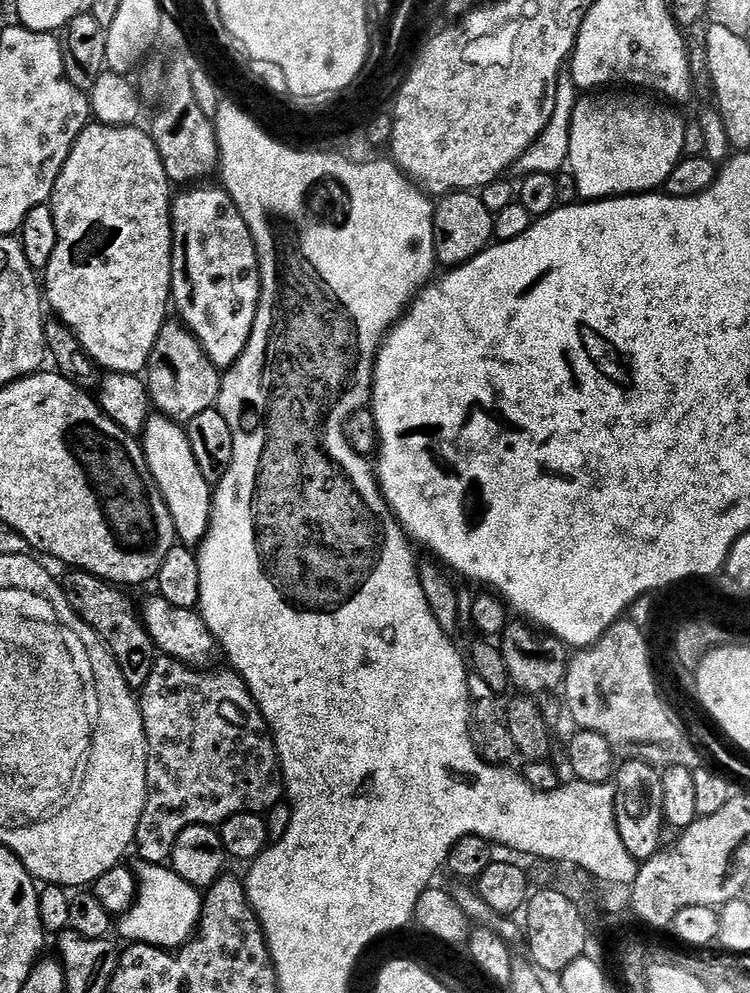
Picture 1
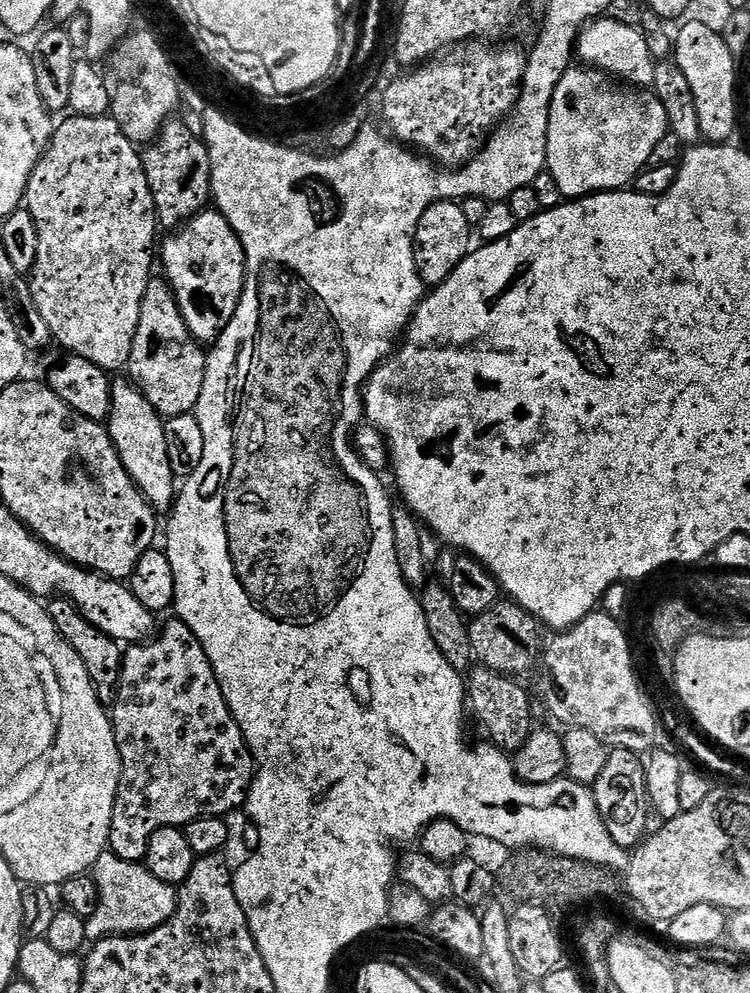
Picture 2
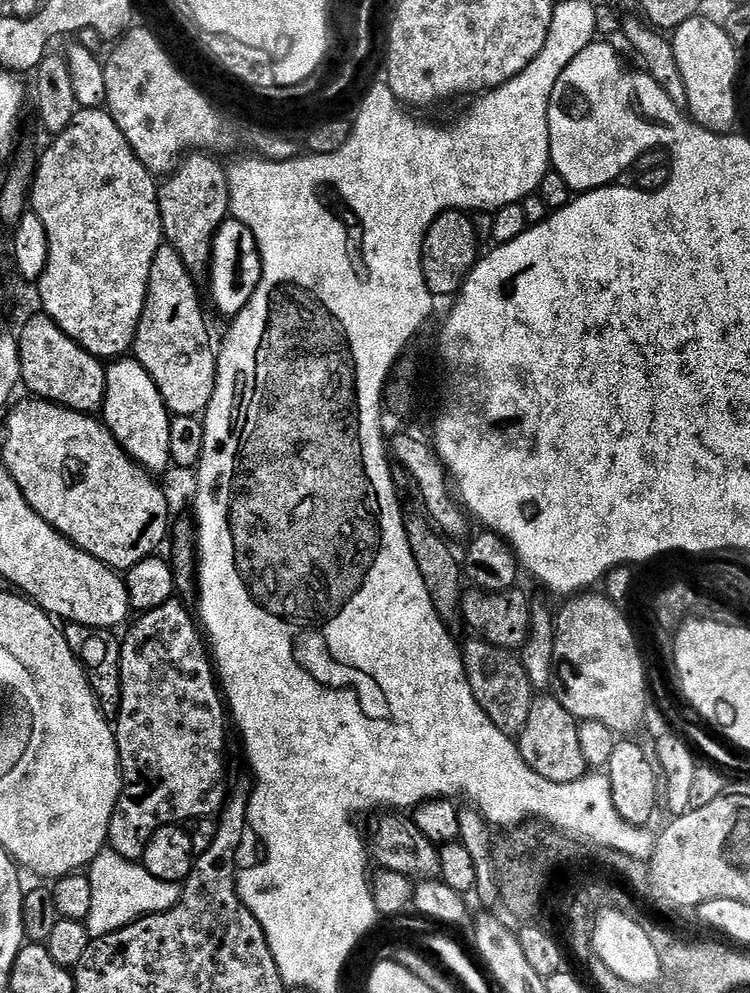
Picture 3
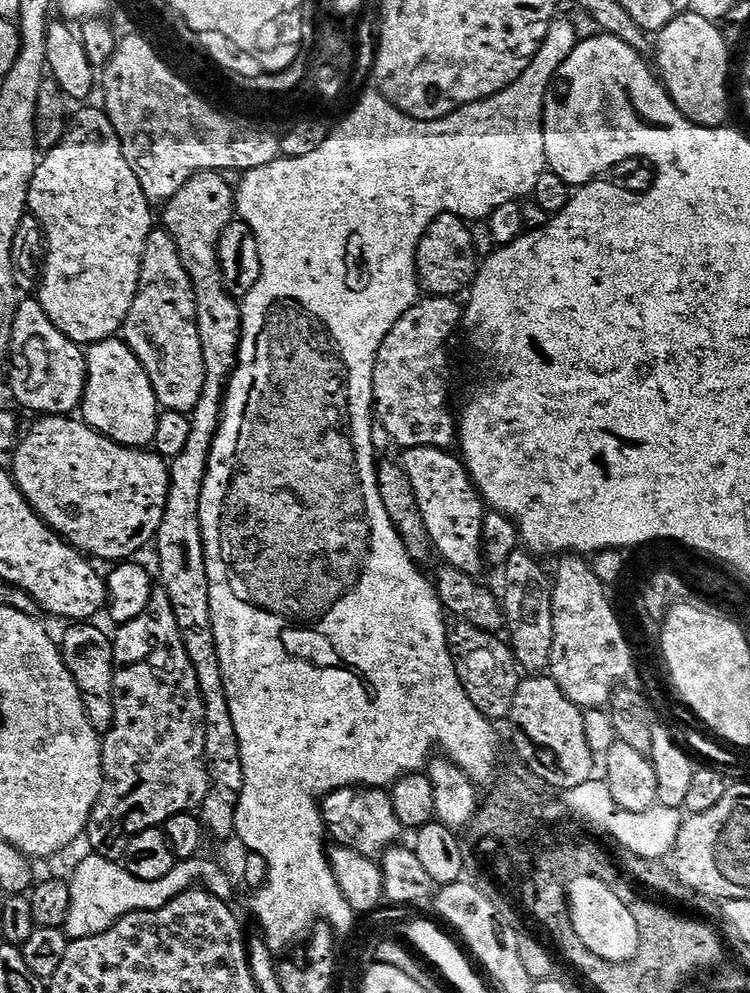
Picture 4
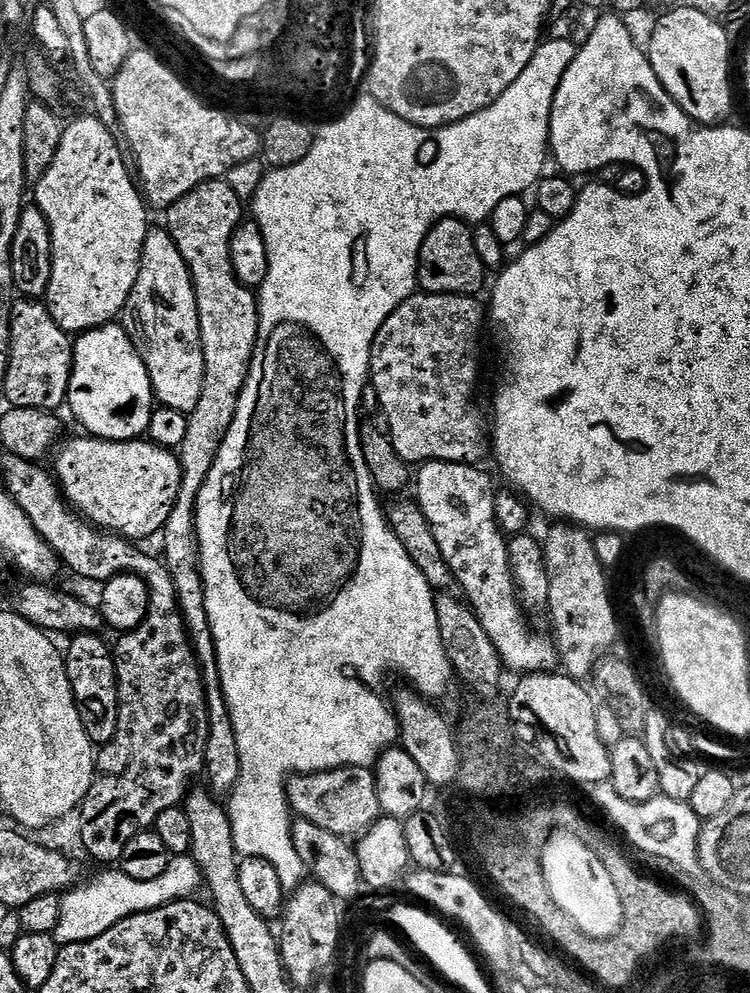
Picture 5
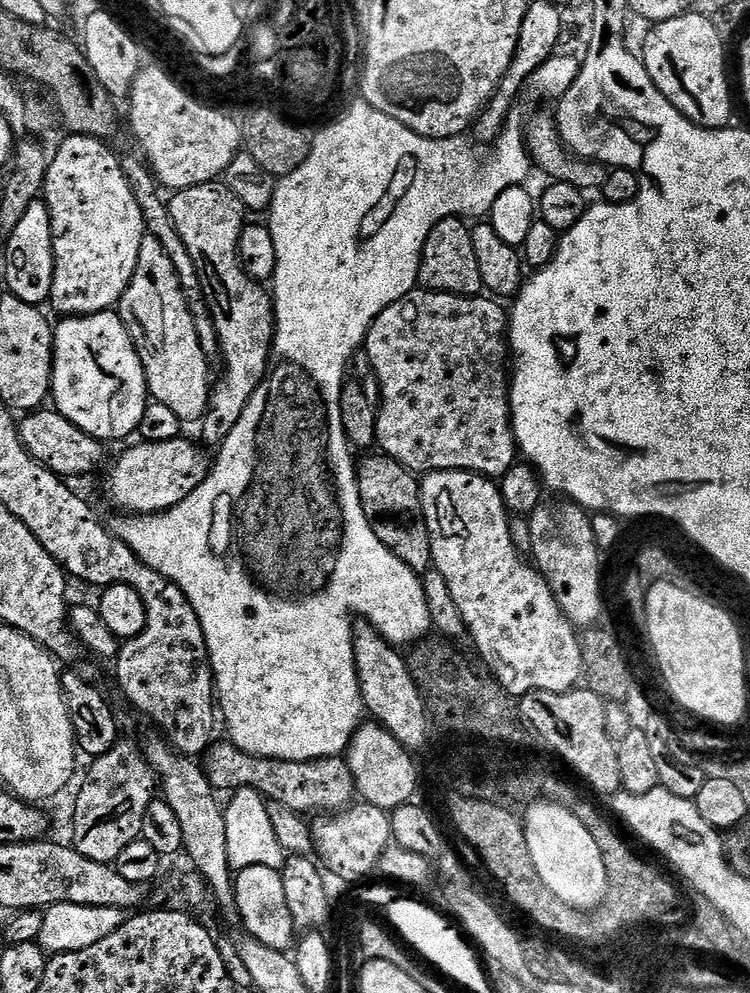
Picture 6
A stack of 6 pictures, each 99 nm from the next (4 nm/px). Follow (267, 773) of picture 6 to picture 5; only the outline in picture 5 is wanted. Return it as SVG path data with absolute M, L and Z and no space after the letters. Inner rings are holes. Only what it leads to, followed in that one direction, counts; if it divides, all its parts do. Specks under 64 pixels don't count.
M331 768L328 772L298 772L284 785L288 804L297 817L343 838L359 838L380 819L378 786L372 768Z

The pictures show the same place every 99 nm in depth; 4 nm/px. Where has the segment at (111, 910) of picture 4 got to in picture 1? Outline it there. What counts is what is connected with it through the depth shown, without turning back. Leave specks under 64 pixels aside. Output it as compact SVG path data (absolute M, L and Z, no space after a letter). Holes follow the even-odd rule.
M141 863L138 868L136 903L118 920L118 932L124 942L149 944L152 948L175 950L192 939L202 911L201 893L171 867Z

